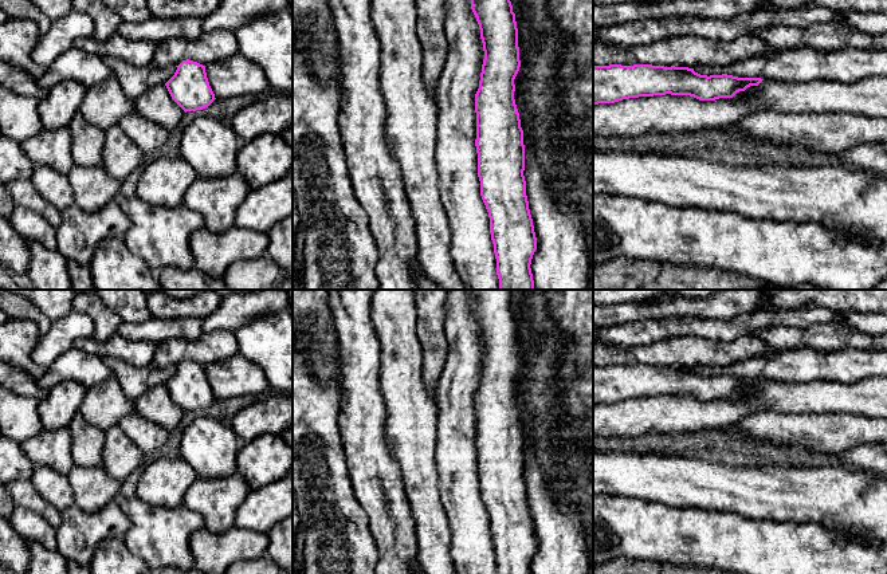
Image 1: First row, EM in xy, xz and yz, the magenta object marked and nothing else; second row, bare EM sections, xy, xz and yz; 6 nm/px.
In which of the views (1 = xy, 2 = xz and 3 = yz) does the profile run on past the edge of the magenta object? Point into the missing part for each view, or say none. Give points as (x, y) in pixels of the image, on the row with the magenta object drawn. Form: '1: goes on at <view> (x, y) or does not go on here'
1: does not go on here
2: does not go on here
3: does not go on here

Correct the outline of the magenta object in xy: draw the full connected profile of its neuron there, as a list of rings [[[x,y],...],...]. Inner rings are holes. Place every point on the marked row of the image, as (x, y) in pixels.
[[[182,60],[165,83],[172,99],[187,113],[208,107],[216,98],[209,86],[205,66]]]

